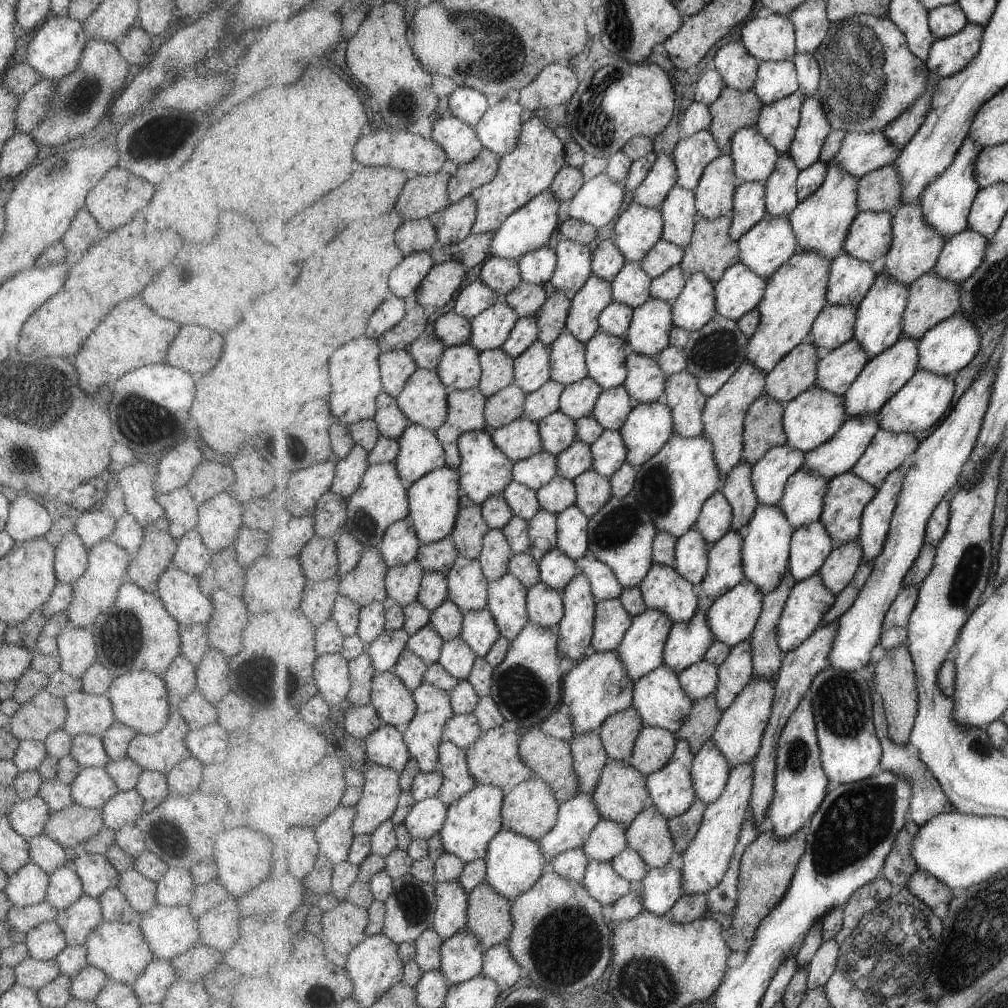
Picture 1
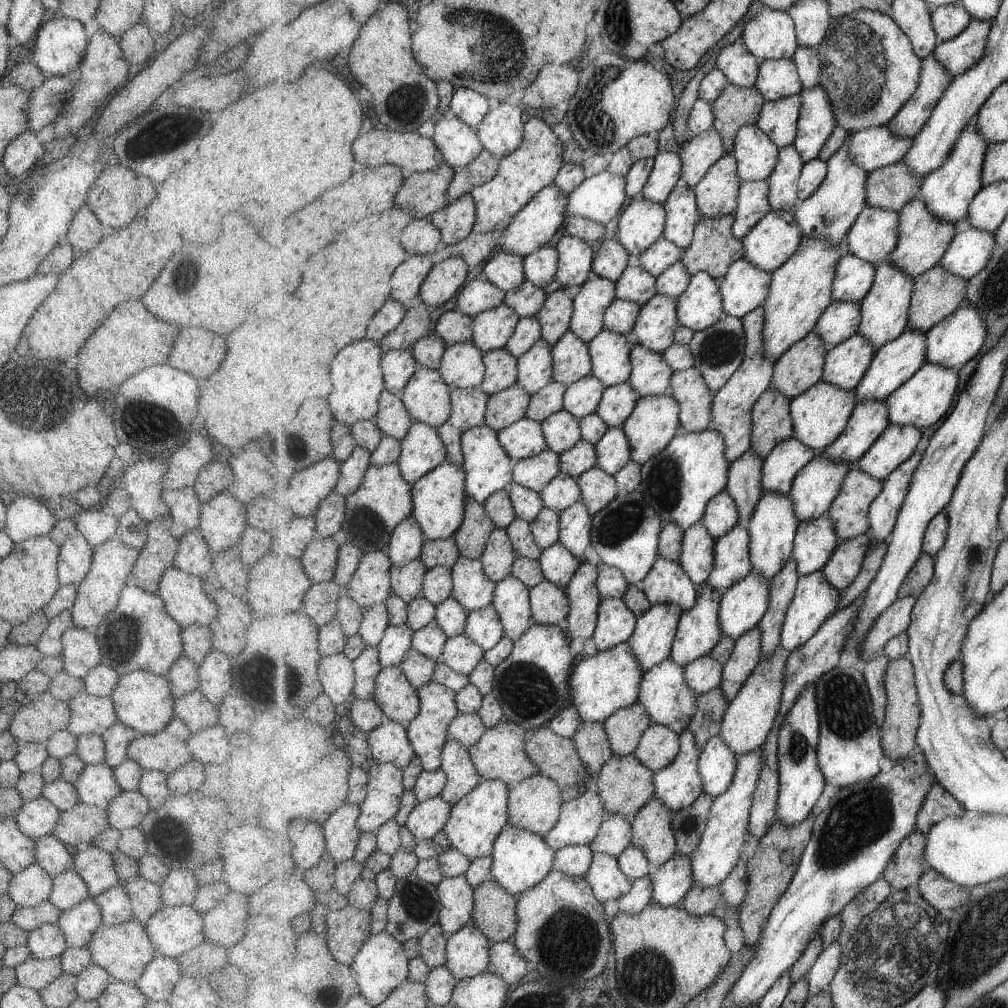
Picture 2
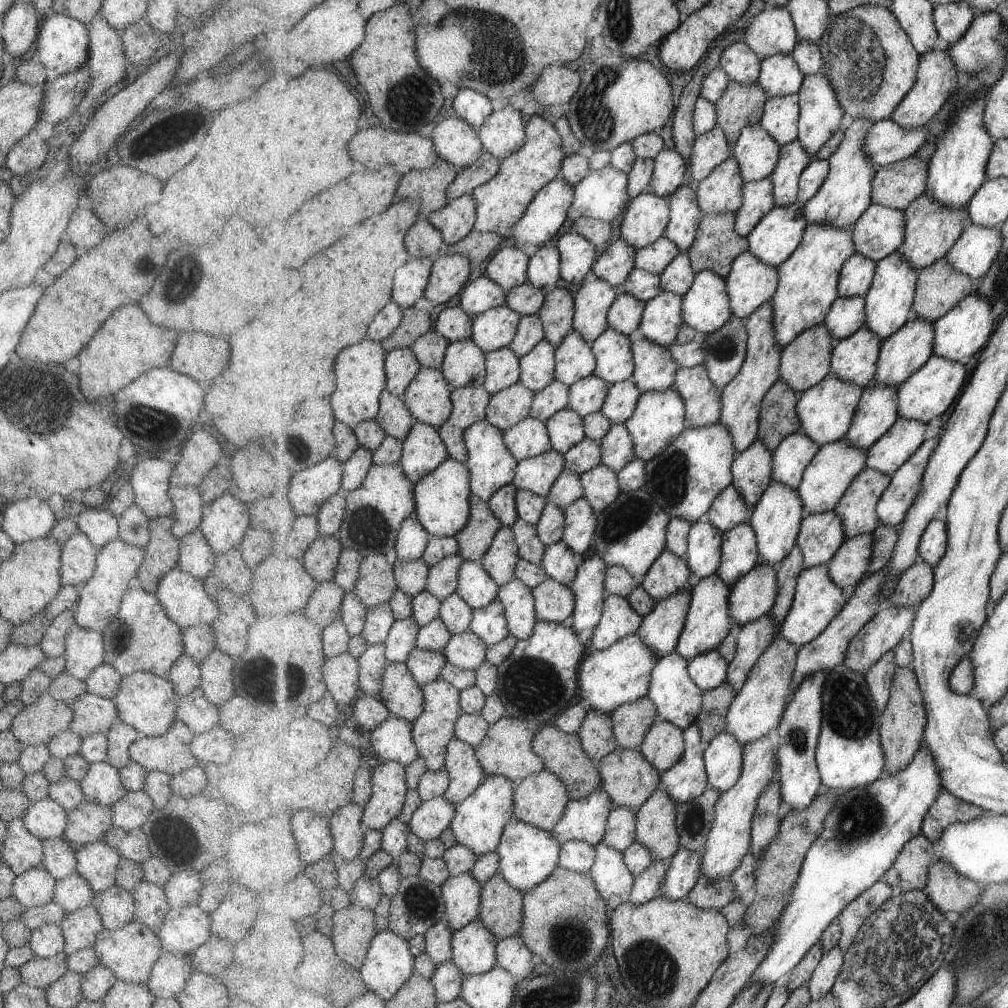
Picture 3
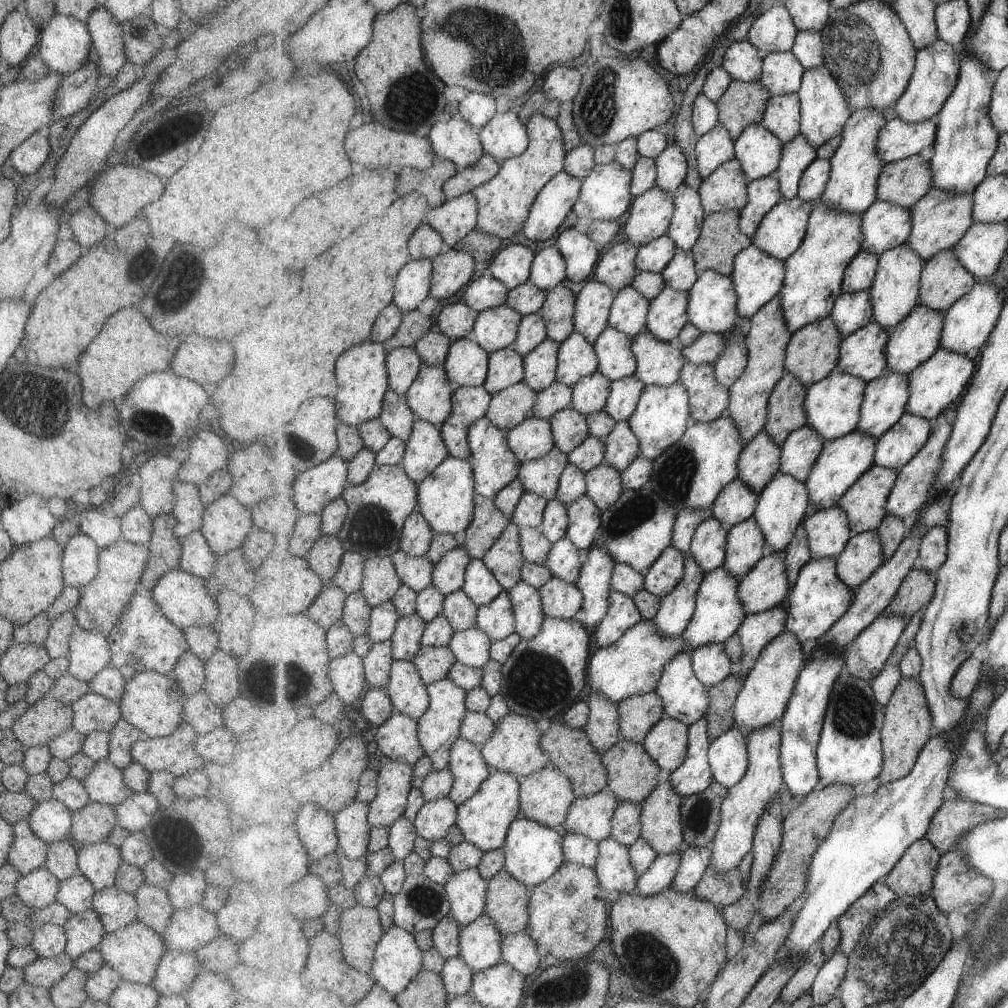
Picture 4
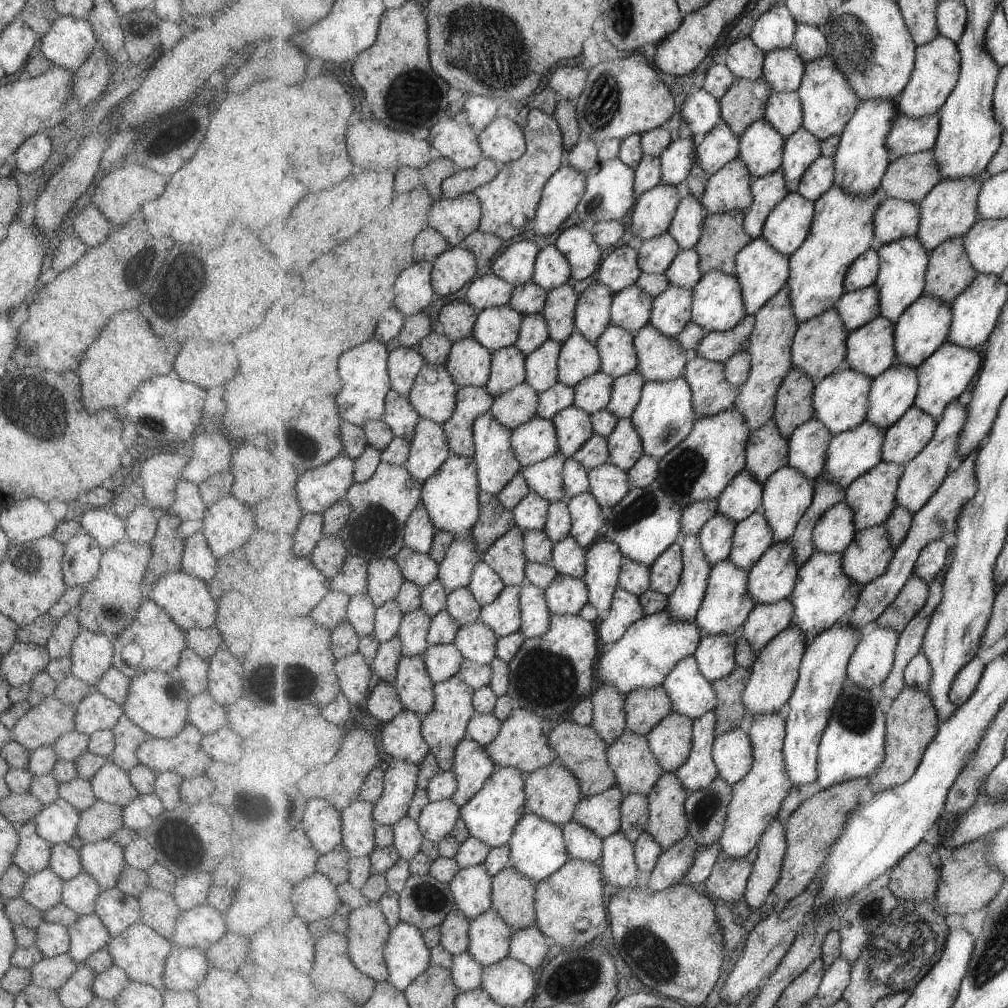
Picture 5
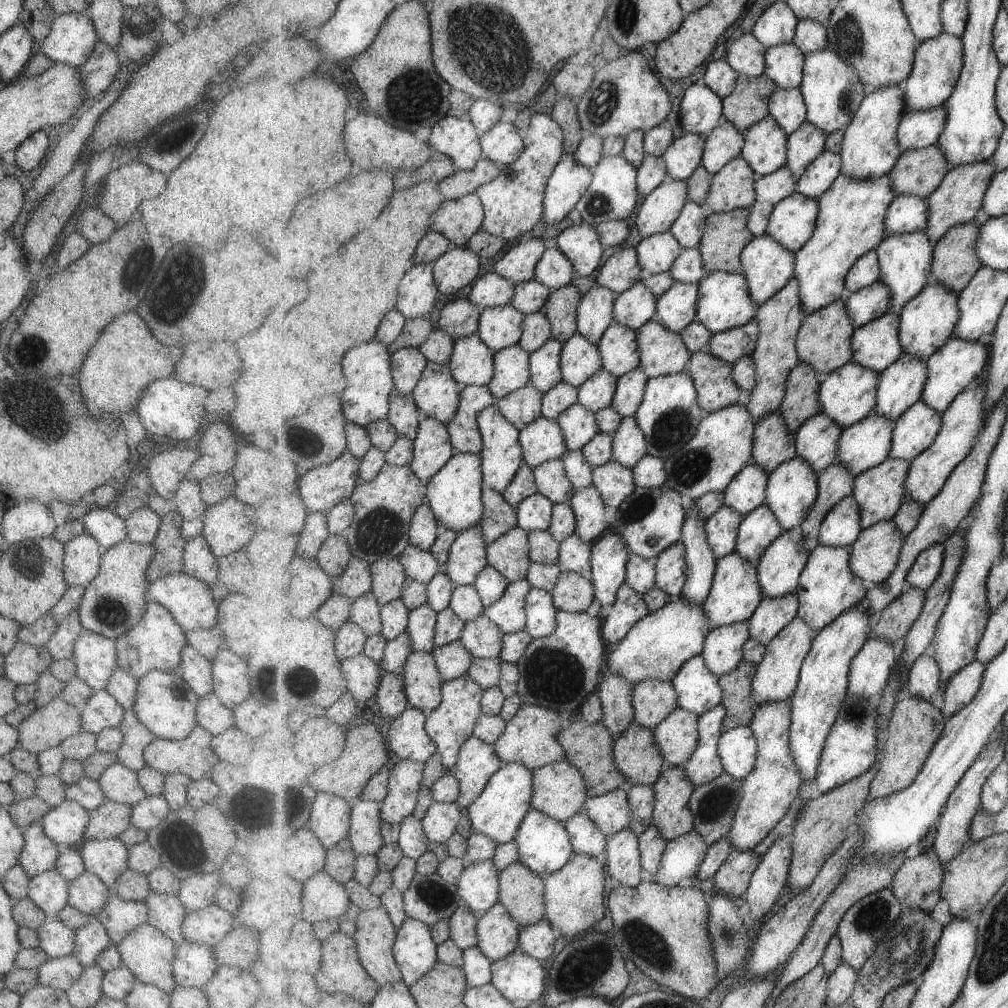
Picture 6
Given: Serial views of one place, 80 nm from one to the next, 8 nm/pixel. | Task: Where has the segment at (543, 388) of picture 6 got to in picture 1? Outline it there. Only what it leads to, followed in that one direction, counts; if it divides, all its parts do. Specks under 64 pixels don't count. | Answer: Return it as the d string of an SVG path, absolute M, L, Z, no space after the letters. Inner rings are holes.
M538 341L514 359L515 384L528 395L552 381L550 348Z

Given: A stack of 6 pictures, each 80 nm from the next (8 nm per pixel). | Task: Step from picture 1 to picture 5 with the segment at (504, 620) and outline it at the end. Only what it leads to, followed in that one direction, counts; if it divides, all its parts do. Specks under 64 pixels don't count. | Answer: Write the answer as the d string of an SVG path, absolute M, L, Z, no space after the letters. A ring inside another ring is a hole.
M526 583L521 588L521 629L527 639L541 638L551 628L552 614L545 598L545 589L532 583Z

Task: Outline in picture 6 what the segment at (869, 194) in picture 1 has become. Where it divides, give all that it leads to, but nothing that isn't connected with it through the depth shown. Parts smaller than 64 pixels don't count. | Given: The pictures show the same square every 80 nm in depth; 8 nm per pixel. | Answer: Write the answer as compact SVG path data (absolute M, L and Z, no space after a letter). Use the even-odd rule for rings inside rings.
M939 146L904 151L891 176L899 195L917 195L928 199L950 171L948 156Z

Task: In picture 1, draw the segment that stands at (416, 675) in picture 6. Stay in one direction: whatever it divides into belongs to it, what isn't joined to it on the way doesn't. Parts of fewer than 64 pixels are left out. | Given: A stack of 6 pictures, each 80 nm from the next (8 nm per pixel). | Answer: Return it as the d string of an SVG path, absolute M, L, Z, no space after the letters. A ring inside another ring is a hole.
M394 671L377 674L371 688L371 703L383 724L395 726L405 733L417 715L413 691L405 686Z

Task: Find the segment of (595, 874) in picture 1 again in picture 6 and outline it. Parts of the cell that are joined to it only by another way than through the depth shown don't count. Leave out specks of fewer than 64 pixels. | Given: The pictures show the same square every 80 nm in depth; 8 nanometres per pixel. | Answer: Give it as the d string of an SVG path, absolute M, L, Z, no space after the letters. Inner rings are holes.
M631 828L623 829L614 837L608 840L608 849L606 854L606 867L609 868L611 878L618 880L621 885L636 887L641 884L646 877L645 870L642 867L640 836Z

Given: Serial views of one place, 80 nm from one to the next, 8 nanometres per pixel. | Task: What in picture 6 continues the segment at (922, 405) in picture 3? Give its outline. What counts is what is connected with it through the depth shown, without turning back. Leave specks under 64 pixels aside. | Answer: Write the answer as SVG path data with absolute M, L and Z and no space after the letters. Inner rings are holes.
M953 336L935 354L928 358L928 381L925 385L922 400L936 411L943 414L951 403L963 392L967 386L983 377L989 368L992 353L990 352L988 339L979 341L968 341Z

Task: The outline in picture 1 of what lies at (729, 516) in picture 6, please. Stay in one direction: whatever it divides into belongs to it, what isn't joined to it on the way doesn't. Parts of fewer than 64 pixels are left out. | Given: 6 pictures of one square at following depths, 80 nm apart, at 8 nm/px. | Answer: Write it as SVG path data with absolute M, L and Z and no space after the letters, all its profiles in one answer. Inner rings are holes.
M696 528L677 540L675 570L699 587L709 571L709 552L712 544Z

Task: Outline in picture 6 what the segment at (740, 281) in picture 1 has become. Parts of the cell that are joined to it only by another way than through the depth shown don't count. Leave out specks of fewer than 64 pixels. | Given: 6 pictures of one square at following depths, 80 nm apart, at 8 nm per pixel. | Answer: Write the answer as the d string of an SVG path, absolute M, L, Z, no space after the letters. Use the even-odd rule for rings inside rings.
M769 233L755 237L740 255L743 274L746 276L750 286L750 293L755 303L763 304L775 296L785 285L796 276L796 253L778 240L775 240Z

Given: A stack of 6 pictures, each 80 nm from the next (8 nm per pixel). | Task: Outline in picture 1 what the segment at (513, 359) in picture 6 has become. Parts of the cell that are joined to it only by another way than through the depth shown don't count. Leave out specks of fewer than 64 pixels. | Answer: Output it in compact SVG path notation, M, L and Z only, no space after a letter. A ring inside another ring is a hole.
M502 348L483 351L480 354L483 375L480 390L484 396L491 397L515 383L514 358Z

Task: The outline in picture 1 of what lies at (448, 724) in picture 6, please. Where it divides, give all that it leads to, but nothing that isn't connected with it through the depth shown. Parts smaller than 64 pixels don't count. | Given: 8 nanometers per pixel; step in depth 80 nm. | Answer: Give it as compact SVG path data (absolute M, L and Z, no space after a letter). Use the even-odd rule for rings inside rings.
M424 683L413 691L413 698L417 704L417 715L411 720L409 728L403 734L405 744L407 744L412 758L417 760L422 773L438 773L441 768L439 748L444 742L443 730L445 730L445 724L455 716L451 704L451 693Z

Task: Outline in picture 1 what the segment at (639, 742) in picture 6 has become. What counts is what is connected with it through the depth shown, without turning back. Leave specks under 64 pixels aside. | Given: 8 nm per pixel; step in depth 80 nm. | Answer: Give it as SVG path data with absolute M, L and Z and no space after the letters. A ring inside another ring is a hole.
M610 760L593 794L593 800L601 812L602 820L615 820L627 827L633 824L641 812L653 805L647 788L647 778L648 776L641 774L633 764L629 764L629 761Z

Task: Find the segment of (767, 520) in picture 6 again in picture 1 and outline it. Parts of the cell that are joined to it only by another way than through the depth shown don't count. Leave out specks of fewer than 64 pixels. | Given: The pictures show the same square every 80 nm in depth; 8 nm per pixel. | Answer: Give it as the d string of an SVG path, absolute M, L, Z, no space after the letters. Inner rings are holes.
M730 531L709 552L709 571L698 587L699 597L714 602L745 580L743 536Z

